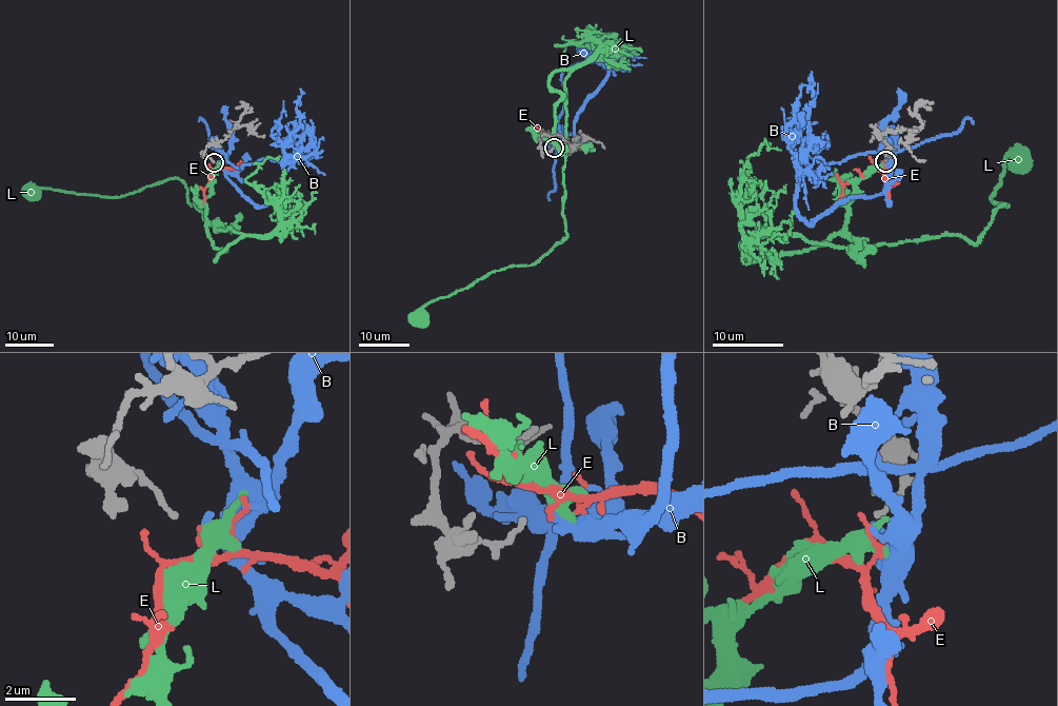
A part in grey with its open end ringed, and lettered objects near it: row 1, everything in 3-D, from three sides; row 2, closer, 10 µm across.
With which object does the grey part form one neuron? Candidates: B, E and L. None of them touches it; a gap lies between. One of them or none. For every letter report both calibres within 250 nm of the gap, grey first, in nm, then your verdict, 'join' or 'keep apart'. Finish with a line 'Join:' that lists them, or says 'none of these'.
B: 120/170 nm | keep apart
E: 120/90 nm | keep apart
L: 120/360 nm | keep apart
Join: none of these

